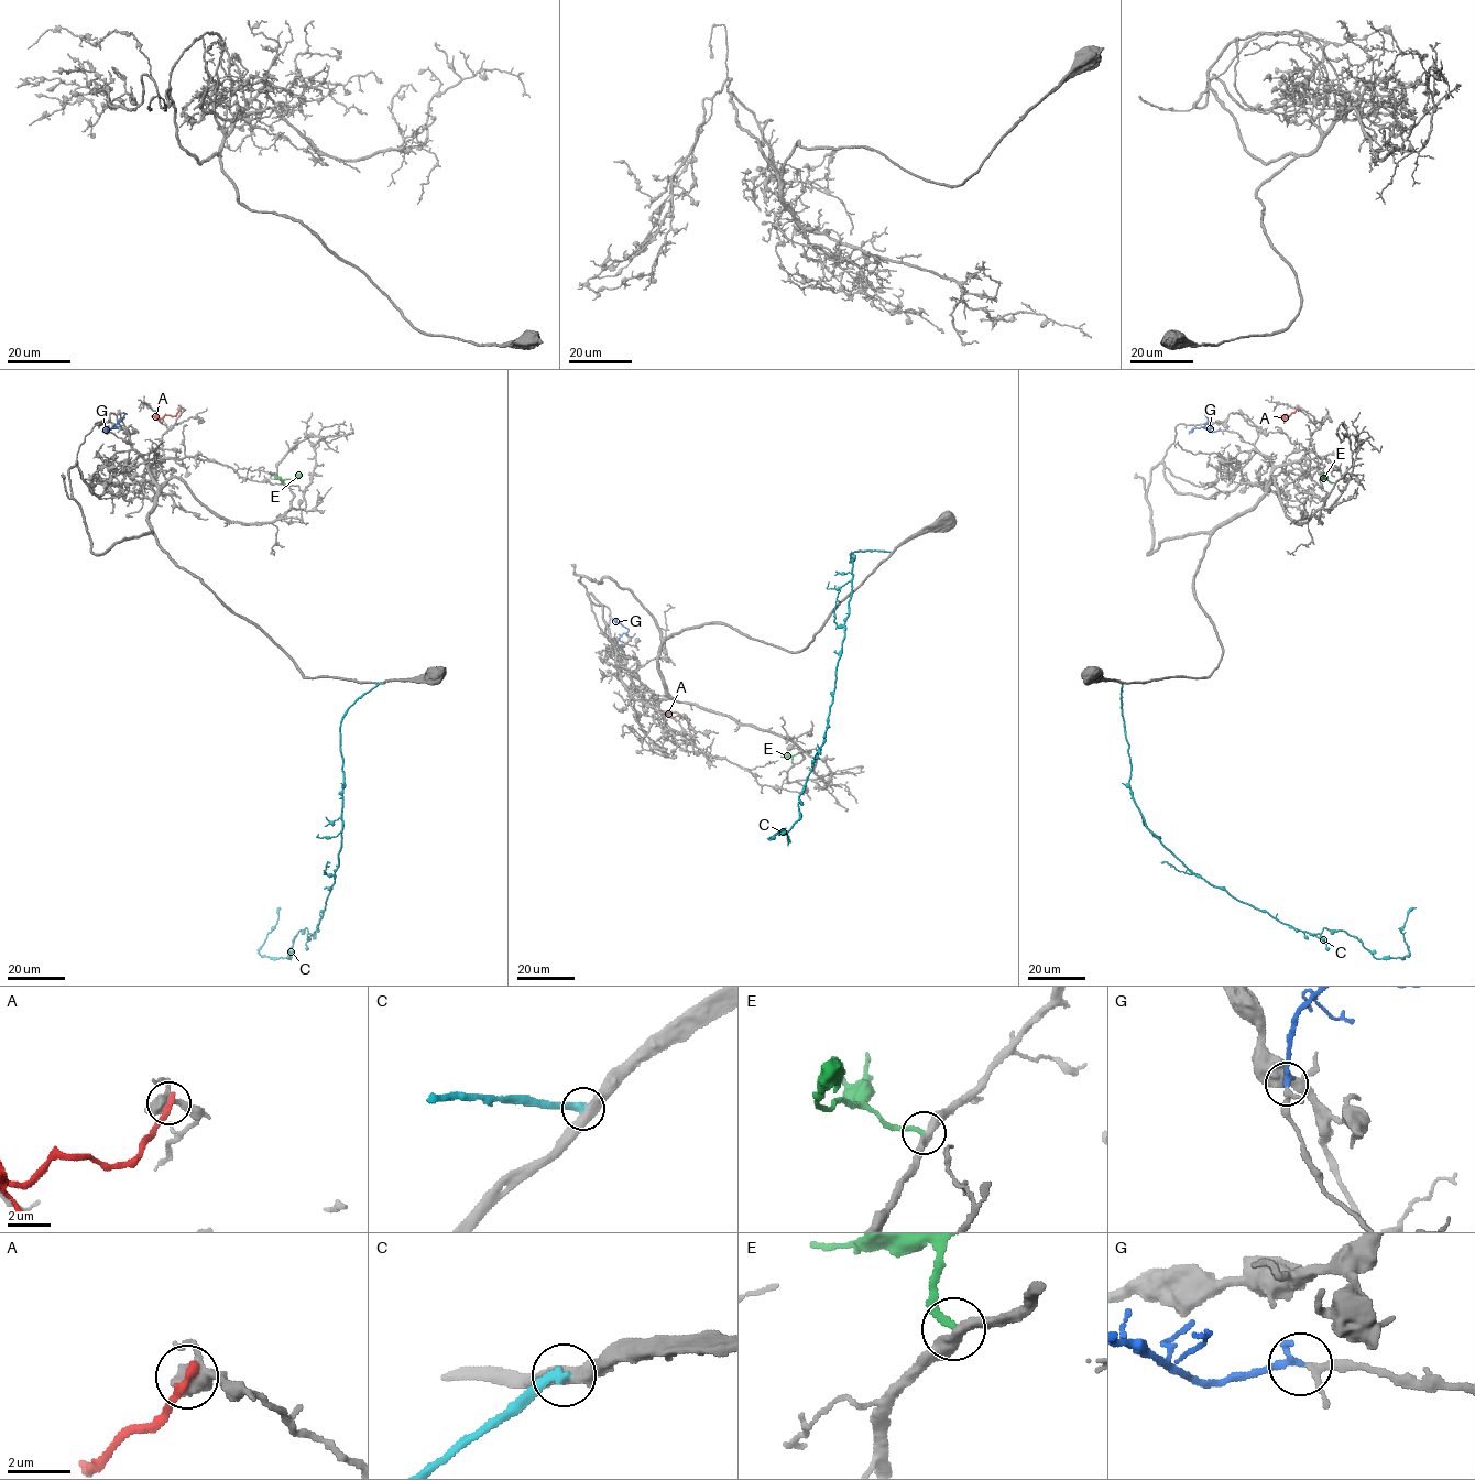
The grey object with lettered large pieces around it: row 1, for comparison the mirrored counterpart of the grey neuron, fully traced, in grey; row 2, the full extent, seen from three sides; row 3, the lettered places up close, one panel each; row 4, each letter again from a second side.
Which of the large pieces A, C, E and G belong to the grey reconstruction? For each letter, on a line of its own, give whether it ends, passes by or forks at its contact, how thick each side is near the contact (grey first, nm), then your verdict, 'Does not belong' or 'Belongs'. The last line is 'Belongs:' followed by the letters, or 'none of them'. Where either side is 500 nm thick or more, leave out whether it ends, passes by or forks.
A: It ends there. Thickness 480 nm (grey) against 320 nm. Does not belong
C: It ends there. Thickness 440 nm (grey) against 360 nm. Does not belong
E: It ends there. Thickness 420 nm (grey) against 240 nm. Does not belong
G: It ends there. Thickness 190 nm (grey) against 240 nm. Belongs
Belongs: G

